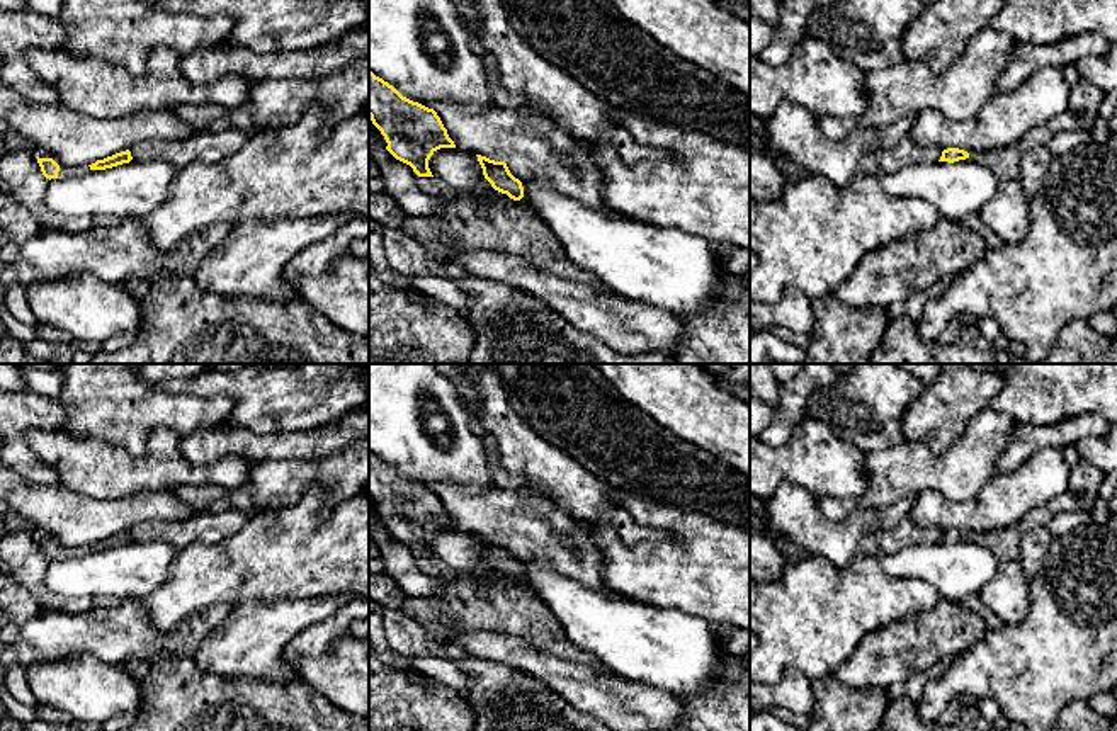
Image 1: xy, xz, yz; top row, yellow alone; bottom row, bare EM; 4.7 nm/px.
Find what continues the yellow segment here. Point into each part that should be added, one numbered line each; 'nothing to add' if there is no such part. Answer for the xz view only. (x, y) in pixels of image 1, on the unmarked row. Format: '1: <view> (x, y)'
nothing to add

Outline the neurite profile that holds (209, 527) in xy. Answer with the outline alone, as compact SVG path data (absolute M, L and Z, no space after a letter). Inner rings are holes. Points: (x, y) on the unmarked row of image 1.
M221 510L199 512L180 522L139 524L133 527L133 541L167 541L173 547L182 549L192 542L214 544L241 529L253 512Z

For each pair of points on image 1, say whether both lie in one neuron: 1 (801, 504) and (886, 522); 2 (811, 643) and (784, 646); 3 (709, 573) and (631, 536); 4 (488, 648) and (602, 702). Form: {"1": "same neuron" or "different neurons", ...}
{"1": "same neuron", "2": "same neuron", "3": "different neurons", "4": "same neuron"}

